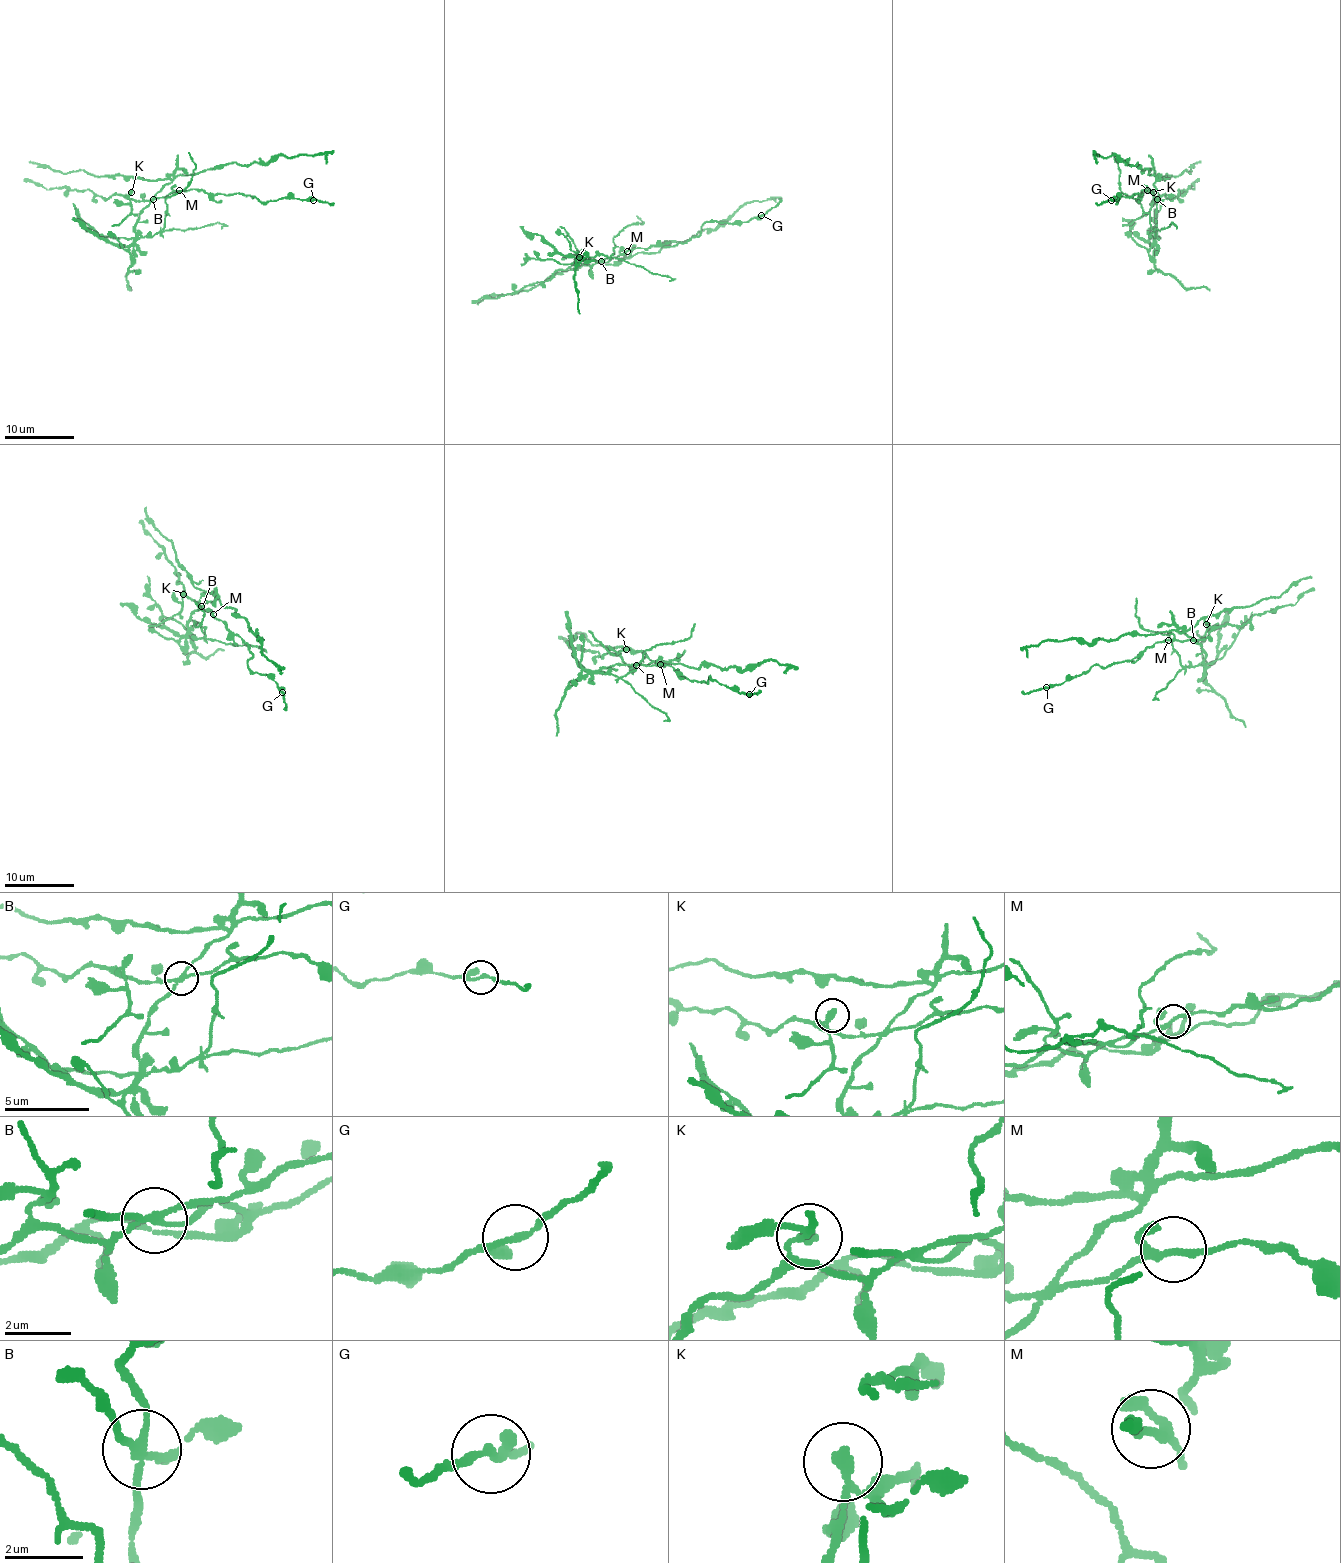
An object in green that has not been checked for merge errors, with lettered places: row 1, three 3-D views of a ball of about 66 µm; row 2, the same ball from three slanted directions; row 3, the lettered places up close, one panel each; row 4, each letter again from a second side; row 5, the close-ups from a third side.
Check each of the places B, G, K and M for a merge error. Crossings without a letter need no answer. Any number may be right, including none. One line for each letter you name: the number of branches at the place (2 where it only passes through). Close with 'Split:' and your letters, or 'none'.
B: 4 branches meet
K: 2 branches meet
Split: B, K

